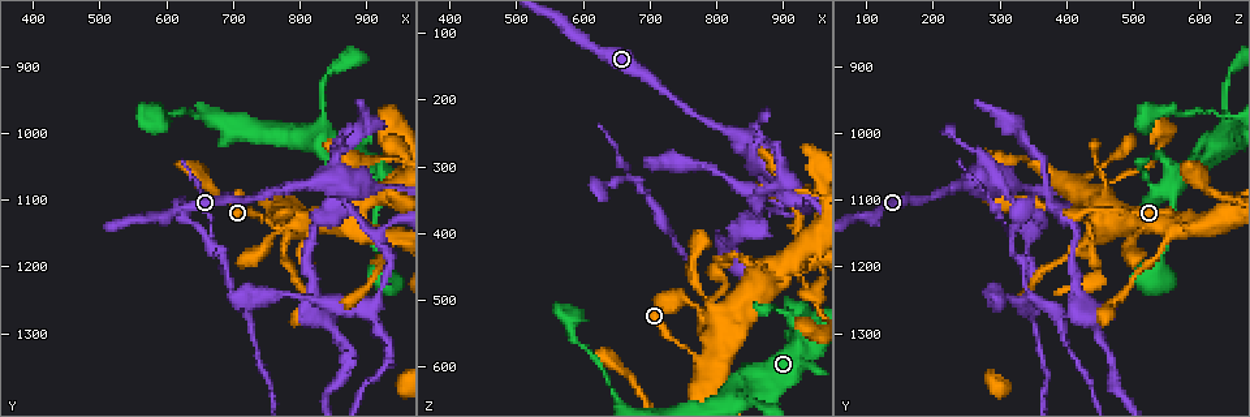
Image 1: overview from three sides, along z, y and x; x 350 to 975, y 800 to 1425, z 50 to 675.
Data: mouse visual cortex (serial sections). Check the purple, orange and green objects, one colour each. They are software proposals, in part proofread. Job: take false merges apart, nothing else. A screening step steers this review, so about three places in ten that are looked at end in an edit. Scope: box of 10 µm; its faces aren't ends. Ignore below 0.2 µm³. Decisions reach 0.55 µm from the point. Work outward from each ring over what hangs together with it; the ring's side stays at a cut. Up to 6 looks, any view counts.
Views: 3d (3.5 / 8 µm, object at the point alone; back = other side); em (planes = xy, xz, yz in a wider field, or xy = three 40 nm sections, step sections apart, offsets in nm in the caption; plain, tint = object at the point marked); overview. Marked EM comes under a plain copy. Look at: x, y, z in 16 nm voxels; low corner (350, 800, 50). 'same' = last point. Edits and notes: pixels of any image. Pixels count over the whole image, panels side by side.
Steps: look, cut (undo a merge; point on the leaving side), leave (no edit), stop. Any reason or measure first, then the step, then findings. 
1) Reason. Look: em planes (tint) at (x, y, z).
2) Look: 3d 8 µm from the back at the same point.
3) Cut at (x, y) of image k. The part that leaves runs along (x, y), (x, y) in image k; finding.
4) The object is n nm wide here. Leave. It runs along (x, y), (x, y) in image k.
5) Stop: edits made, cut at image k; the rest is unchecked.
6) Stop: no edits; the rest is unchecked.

Thin arm on a thick one. Look: 3d 8 µm from the back at (850, 1070, 275).

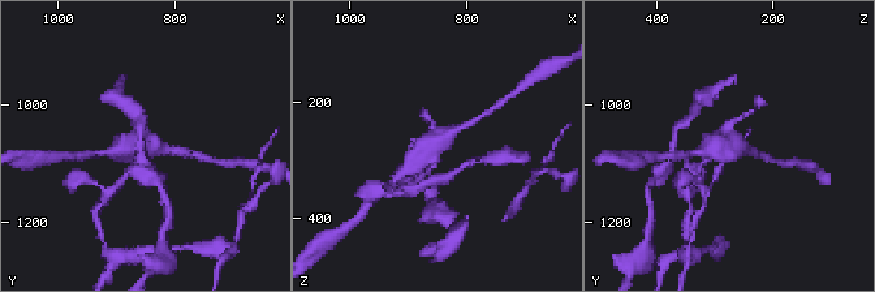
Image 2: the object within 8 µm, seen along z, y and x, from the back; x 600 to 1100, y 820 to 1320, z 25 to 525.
Look: em xy step 5 (tint) at the same point.

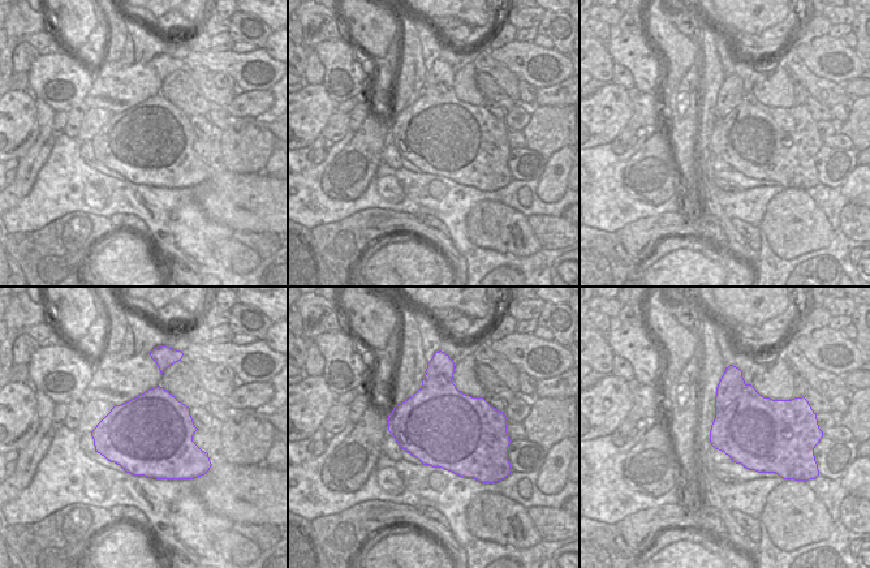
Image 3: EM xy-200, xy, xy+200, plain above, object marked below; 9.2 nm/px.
The object is 750 nm wide here. Cut at (701, 174) of image 2. The part that leaves runs along (432, 159), (434, 166), (406, 190) in image 2; a second cell is stuck on.

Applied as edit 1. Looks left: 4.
Look: overview.

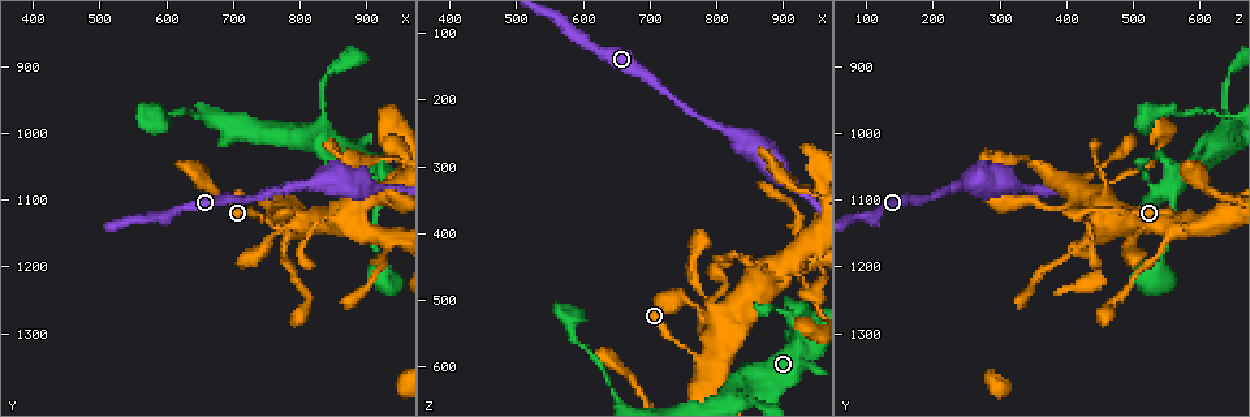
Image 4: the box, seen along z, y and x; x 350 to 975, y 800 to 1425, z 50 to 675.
Three-way junction. Look: 3d 3.5 µm at (905, 1100, 445).

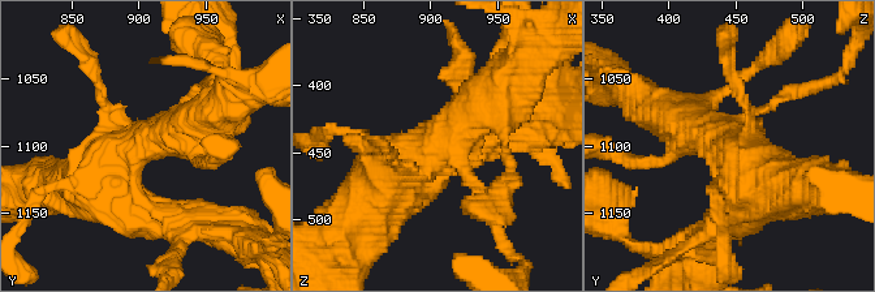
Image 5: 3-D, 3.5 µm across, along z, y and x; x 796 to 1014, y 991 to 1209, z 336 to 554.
Leave. It runs along (379, 190), (499, 87) in image 5; continuous, no second cell.

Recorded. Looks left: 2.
Stop: edits made, cut at image 2; the rest is unchecked.

